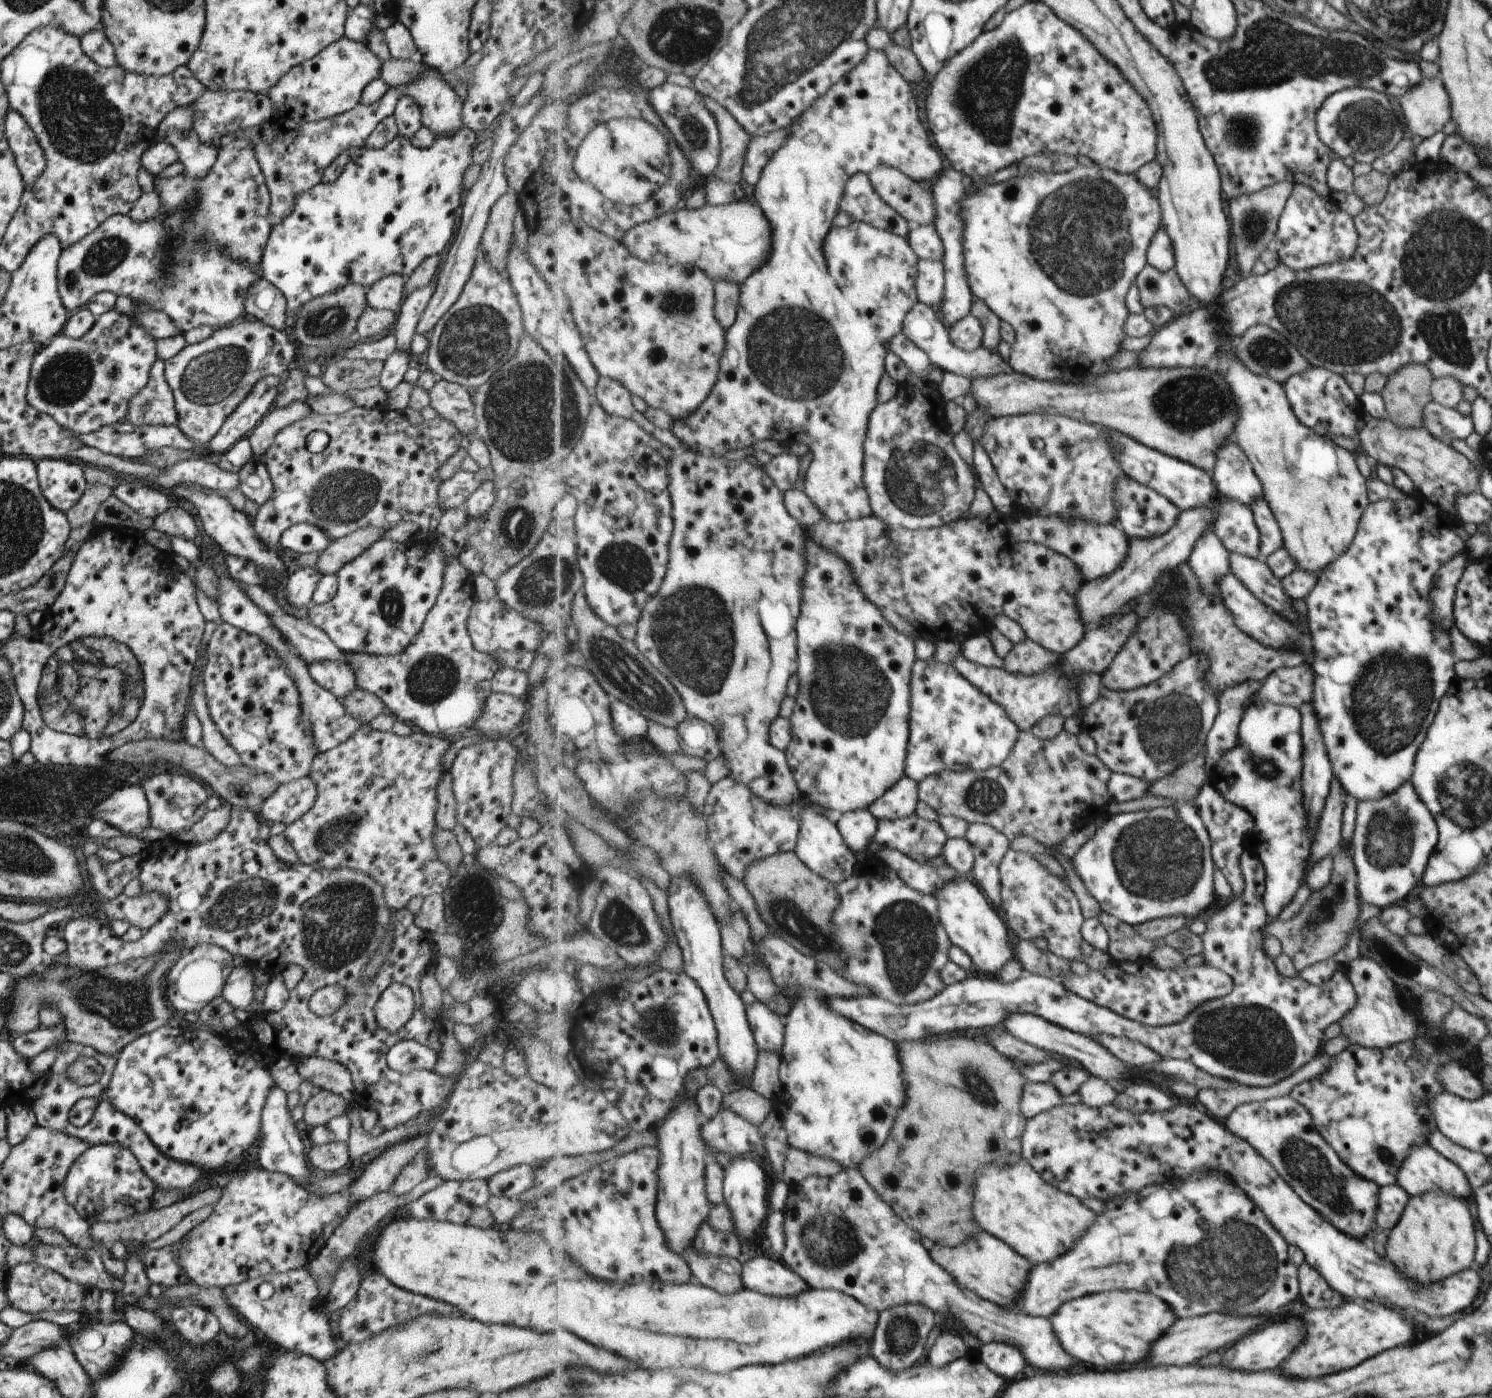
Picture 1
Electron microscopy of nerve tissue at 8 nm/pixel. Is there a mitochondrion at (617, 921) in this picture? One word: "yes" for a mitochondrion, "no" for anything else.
yes

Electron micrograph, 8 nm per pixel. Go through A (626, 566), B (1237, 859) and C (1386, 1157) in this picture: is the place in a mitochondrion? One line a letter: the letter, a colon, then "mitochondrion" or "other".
A: mitochondrion
B: other
C: mitochondrion

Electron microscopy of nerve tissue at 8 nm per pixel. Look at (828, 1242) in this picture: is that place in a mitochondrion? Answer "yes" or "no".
yes

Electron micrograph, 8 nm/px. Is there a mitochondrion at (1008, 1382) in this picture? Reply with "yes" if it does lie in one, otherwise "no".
no

